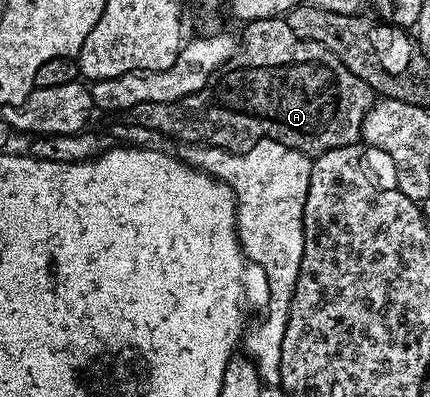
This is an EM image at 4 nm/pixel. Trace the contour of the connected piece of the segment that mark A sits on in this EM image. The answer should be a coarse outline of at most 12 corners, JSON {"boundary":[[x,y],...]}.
{"boundary":[[285,17],[198,92],[115,115],[244,154],[354,146],[374,91]]}

